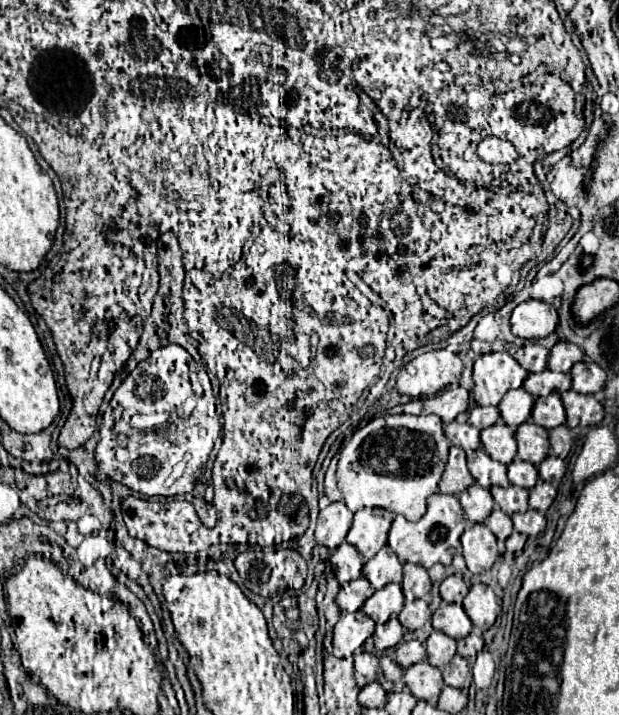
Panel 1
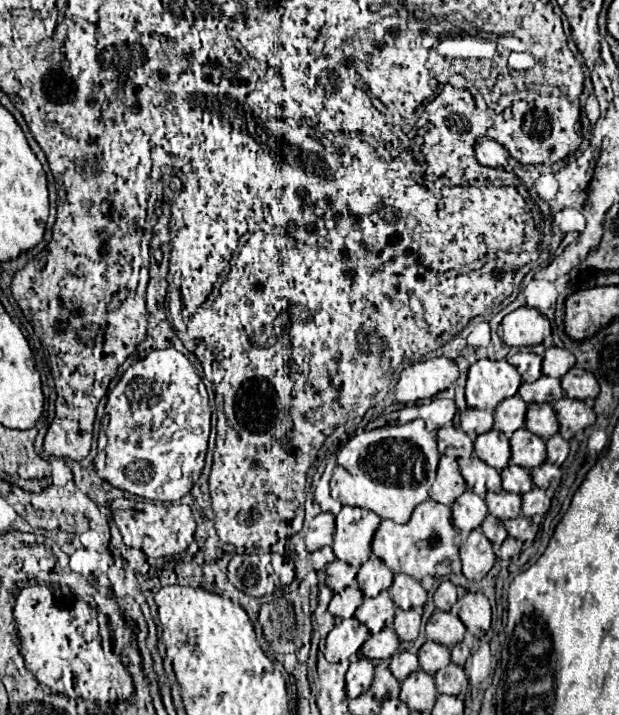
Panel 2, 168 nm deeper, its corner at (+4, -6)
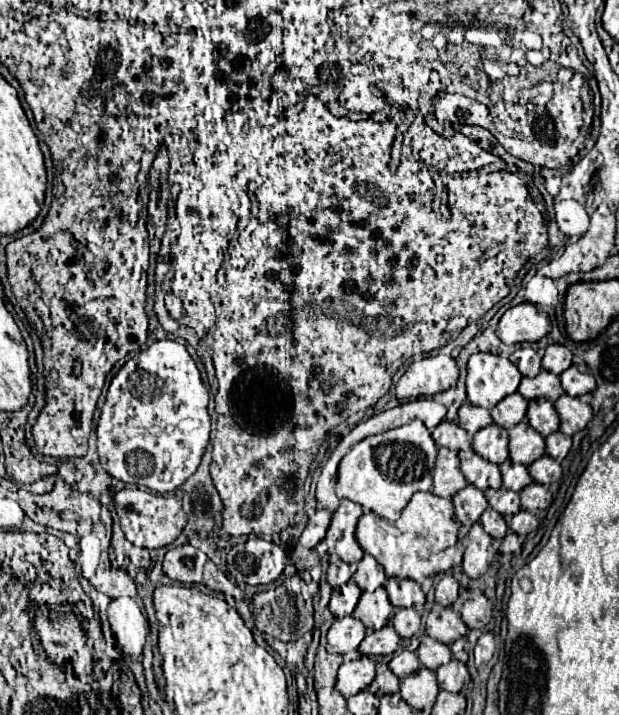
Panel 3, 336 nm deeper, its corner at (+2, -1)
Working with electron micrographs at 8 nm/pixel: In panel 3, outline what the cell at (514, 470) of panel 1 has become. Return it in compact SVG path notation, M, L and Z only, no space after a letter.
M510 460L500 464L500 472L502 472L504 488L514 490L514 492L520 492L522 488L526 488L532 482L532 478L528 474L528 468L522 466L522 464L514 464Z

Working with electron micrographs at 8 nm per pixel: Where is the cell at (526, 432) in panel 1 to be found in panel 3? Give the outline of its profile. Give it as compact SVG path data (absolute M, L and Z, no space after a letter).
M526 420L510 428L508 432L510 432L510 460L514 464L530 466L534 460L546 454L544 438Z

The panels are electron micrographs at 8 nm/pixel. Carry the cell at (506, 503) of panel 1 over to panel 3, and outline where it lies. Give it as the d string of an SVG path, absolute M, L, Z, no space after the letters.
M498 488L498 490L484 490L488 504L500 512L502 516L506 514L516 514L520 510L520 494L506 490L506 488Z

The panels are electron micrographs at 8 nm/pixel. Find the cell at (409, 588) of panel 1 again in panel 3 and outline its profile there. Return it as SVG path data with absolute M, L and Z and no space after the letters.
M390 578L388 584L386 584L388 600L396 608L410 608L410 606L414 606L414 590L418 590L418 584L414 580Z

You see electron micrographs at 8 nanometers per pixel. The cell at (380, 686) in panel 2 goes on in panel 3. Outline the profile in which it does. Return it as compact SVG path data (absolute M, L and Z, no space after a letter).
M376 664L376 678L370 684L370 692L374 696L384 696L384 694L394 694L400 688L400 680L392 674L392 670L388 668L388 664Z

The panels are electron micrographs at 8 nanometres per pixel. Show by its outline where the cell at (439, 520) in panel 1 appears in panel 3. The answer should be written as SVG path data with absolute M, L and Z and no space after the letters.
M418 492L402 510L396 522L380 518L374 512L362 514L356 526L356 540L360 548L374 556L388 578L410 578L422 582L428 576L446 572L461 564L464 547L459 544L460 522L454 518L454 504L432 492Z

